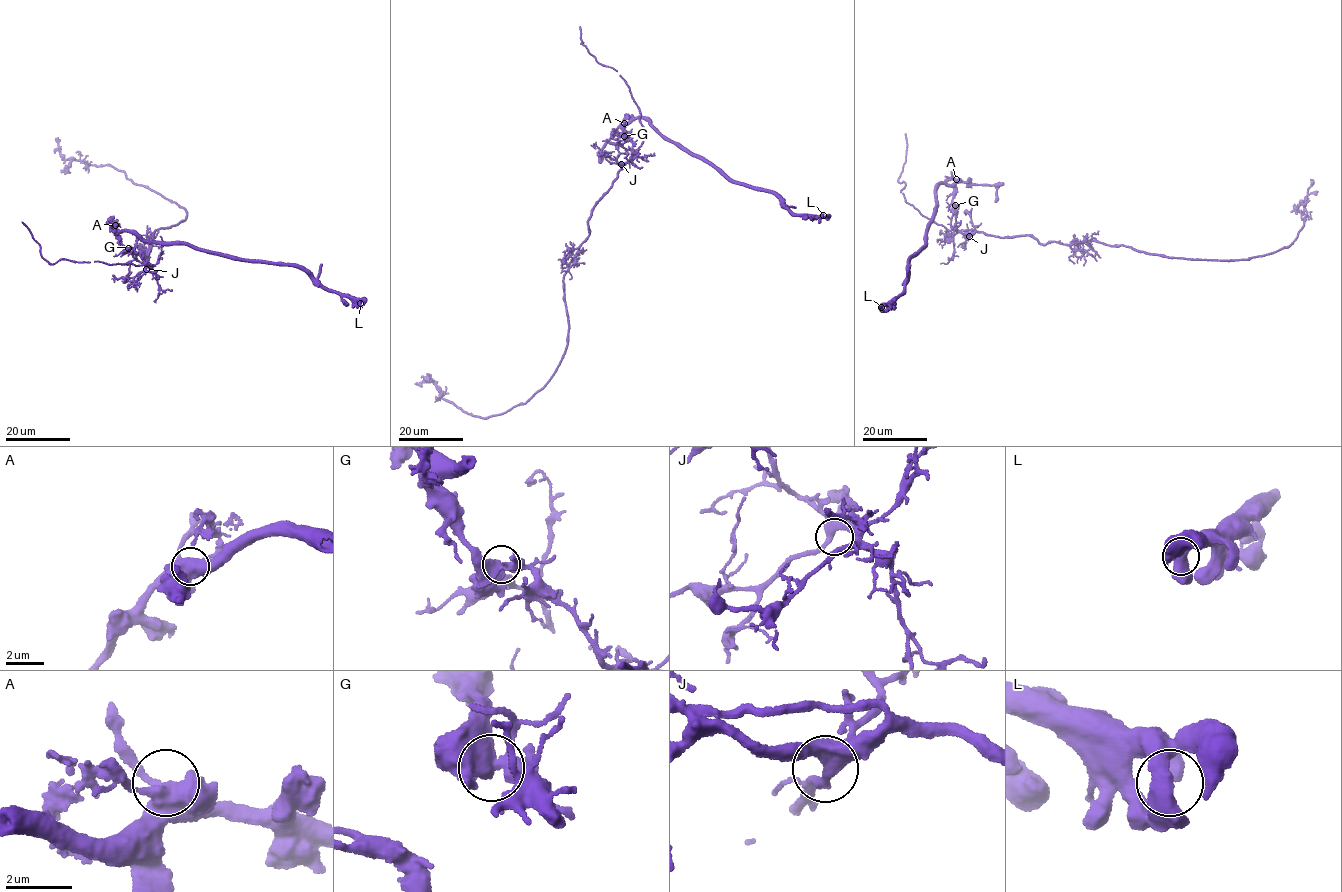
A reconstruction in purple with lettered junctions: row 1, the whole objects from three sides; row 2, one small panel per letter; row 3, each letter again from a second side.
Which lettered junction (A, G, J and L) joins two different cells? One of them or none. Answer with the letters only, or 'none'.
G

